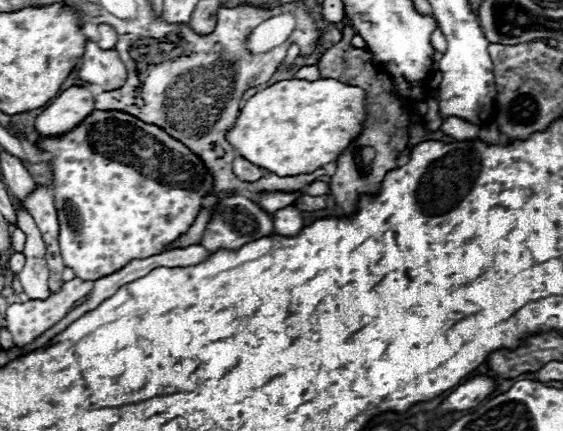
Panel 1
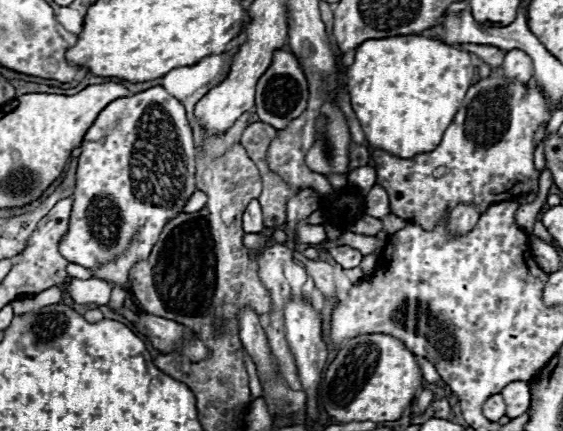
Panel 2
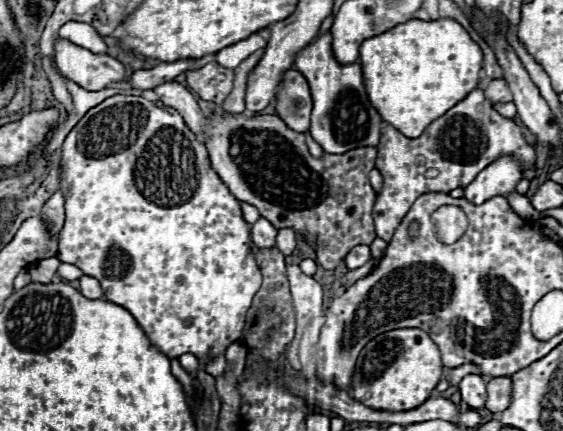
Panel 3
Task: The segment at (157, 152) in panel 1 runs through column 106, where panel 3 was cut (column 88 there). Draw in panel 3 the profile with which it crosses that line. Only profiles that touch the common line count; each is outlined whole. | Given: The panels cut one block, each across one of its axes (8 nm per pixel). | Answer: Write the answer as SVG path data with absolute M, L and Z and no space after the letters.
M112 96L112 98L106 98L102 104L90 108L86 112L86 116L66 136L64 146L62 146L60 164L62 164L60 188L62 188L64 198L66 198L66 216L68 218L66 218L66 224L60 232L58 254L56 256L62 262L78 266L84 274L98 278L100 284L102 284L106 300L108 302L118 302L120 306L124 306L136 318L136 322L140 324L140 328L148 336L150 344L158 352L166 354L168 358L180 358L182 354L194 354L202 364L206 364L210 348L214 348L212 354L216 354L216 356L224 354L226 348L242 336L246 312L252 304L254 294L260 290L262 274L260 274L260 268L258 268L254 252L252 252L250 224L242 216L240 202L226 188L226 184L222 184L220 176L212 170L206 146L202 142L198 142L194 132L184 124L182 116L176 110L164 106L162 102L156 104L156 102L150 102L150 100L140 98L140 96Z

